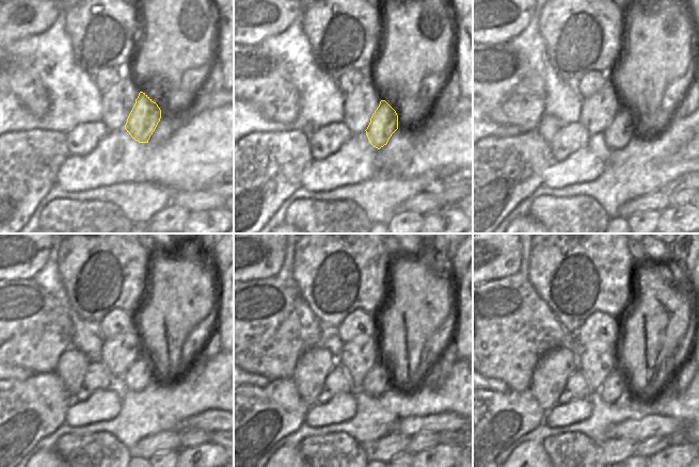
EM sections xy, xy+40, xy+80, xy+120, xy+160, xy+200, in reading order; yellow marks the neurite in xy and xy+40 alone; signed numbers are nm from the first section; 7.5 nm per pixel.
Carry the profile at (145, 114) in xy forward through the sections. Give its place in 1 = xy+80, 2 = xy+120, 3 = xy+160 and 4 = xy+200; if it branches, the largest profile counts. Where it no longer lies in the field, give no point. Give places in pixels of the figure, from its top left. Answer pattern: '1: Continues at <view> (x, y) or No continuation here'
1: Continues at xy+80 (617, 135)
2: Continues at xy+120 (139, 375)
3: Continues at xy+160 (376, 382)
4: Continues at xy+200 (614, 388).

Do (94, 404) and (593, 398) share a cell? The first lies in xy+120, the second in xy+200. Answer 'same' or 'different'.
different

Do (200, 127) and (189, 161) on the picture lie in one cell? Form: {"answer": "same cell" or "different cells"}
{"answer": "same cell"}

